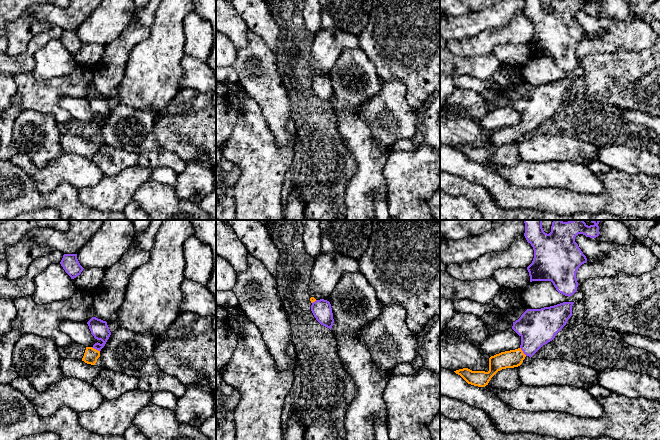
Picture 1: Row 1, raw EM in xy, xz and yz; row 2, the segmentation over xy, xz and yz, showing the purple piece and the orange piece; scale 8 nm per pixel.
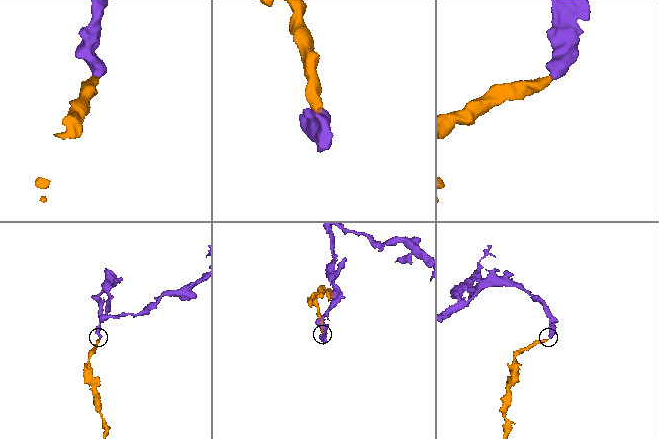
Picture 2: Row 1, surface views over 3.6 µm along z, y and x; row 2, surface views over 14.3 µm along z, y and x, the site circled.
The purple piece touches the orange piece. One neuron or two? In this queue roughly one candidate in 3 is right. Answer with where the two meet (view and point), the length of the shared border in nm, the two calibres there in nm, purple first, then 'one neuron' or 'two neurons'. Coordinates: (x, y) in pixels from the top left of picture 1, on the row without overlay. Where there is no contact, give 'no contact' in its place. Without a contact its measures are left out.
meets purple in xy at (95, 124); contact 80 nm long; 150 nm thick on the purple side, 120 nm on the other; one neuron

